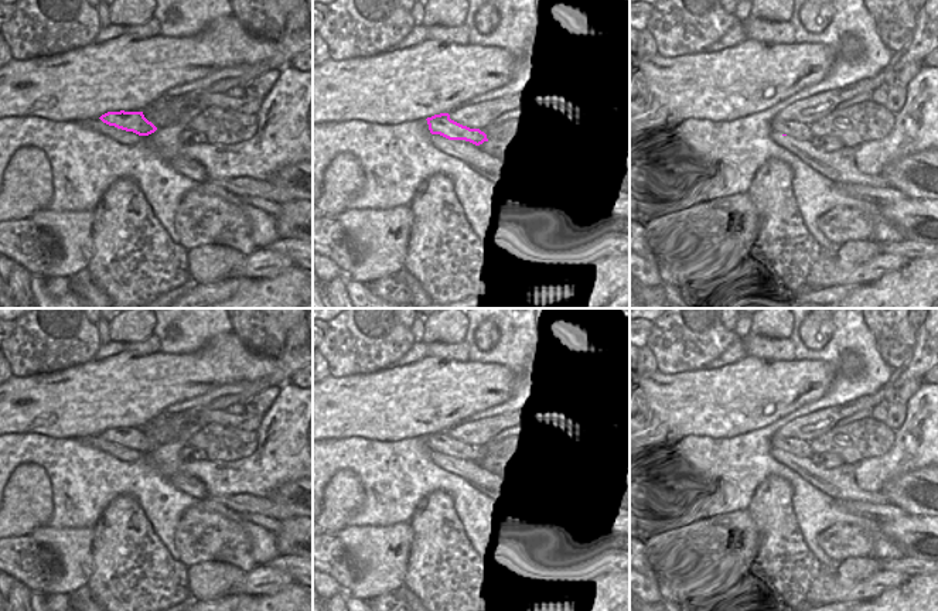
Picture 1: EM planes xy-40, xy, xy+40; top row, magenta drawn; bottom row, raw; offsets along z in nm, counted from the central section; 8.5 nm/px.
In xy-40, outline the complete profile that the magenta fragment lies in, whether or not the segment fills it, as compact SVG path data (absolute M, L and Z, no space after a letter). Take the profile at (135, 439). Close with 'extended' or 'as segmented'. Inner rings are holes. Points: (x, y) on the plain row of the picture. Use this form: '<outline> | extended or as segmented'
M108 429L99 436L109 443L133 448L139 453L149 453L157 447L157 444L144 434L143 429Z | as segmented

